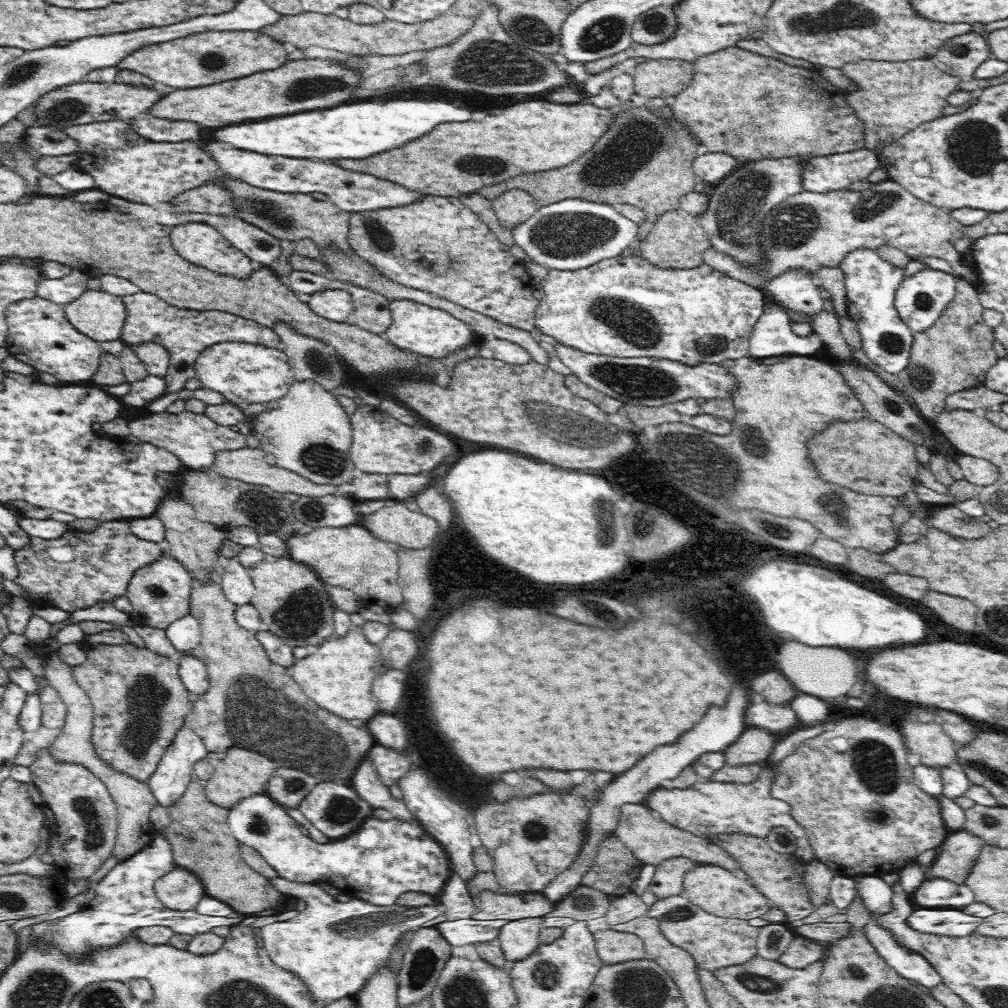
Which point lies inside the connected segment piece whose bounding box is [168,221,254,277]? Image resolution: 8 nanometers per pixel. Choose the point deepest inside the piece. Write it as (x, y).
(199, 243)

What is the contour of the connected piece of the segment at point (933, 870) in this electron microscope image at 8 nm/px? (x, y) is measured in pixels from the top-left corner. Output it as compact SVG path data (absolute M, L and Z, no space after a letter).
M964 829L950 832L938 849L934 864L925 868L926 878L940 877L961 885L982 846L980 838Z

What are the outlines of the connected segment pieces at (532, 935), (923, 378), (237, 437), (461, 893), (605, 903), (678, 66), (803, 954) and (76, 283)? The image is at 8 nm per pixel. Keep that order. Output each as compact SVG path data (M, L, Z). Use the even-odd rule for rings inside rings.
M544 917L523 918L505 922L500 928L499 942L503 955L510 963L526 958L540 944L539 934Z
M962 276L956 277L956 292L936 323L924 332L913 333L908 366L897 374L918 405L920 416L932 426L945 408L945 398L972 386L983 386L985 374L999 359L994 351L995 329L982 319L985 308L980 304L978 292Z
M187 411L176 415L168 412L152 413L148 417L139 418L127 425L132 436L154 447L171 452L181 460L181 464L196 471L207 470L213 461L214 452L220 452L221 449L247 447L244 433L222 426L204 414L193 414Z
M453 872L446 885L443 894L438 896L437 902L446 906L444 914L447 920L472 918L478 906L474 905L474 901L472 901L470 896L470 890L464 884L464 879L458 873Z
M580 884L568 896L557 902L547 915L568 917L575 921L588 921L605 916L611 901L605 893Z
M678 59L652 60L637 64L633 78L634 92L664 100L675 97L691 81L695 63Z
M796 936L782 956L777 957L777 962L790 968L806 968L813 961L822 961L826 948L818 945L815 940L806 937Z
M72 269L70 274L58 279L50 279L46 276L41 282L38 282L36 294L50 302L68 304L88 290L86 282L89 277L76 269Z

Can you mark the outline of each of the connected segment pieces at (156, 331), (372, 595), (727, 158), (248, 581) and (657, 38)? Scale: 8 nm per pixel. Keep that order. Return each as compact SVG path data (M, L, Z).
M142 290L133 295L123 296L122 300L125 306L125 320L121 329L121 339L127 344L155 342L168 351L170 367L164 376L168 393L180 392L185 388L185 382L196 376L195 363L208 347L218 343L238 341L274 348L281 342L274 329L227 312L190 311L172 306L159 296Z
M360 523L342 528L320 527L307 534L293 534L286 544L289 558L307 565L326 584L354 591L363 604L376 603L383 607L402 604L402 593L396 583L397 552Z
M704 151L693 161L693 171L704 183L719 183L736 168L736 164L739 164L738 158L720 152Z
M236 557L230 559L229 565L222 569L221 589L233 605L249 604L254 594L255 586L248 569Z
M656 7L643 12L634 22L631 35L634 43L660 44L676 34L676 13L673 7Z

